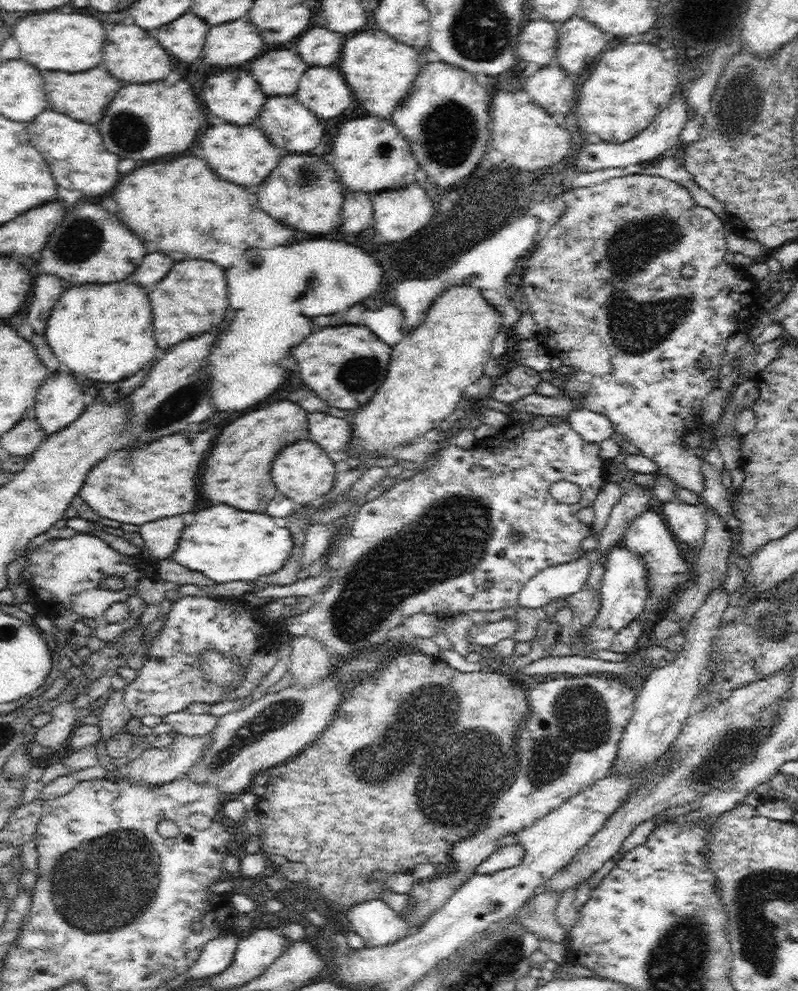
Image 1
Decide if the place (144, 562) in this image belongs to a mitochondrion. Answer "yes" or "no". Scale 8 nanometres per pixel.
no

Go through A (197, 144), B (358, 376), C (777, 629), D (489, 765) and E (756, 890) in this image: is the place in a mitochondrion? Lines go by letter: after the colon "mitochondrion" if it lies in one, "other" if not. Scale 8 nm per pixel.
A: other
B: mitochondrion
C: mitochondrion
D: mitochondrion
E: mitochondrion

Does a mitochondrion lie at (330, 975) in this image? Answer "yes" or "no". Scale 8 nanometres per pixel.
no

